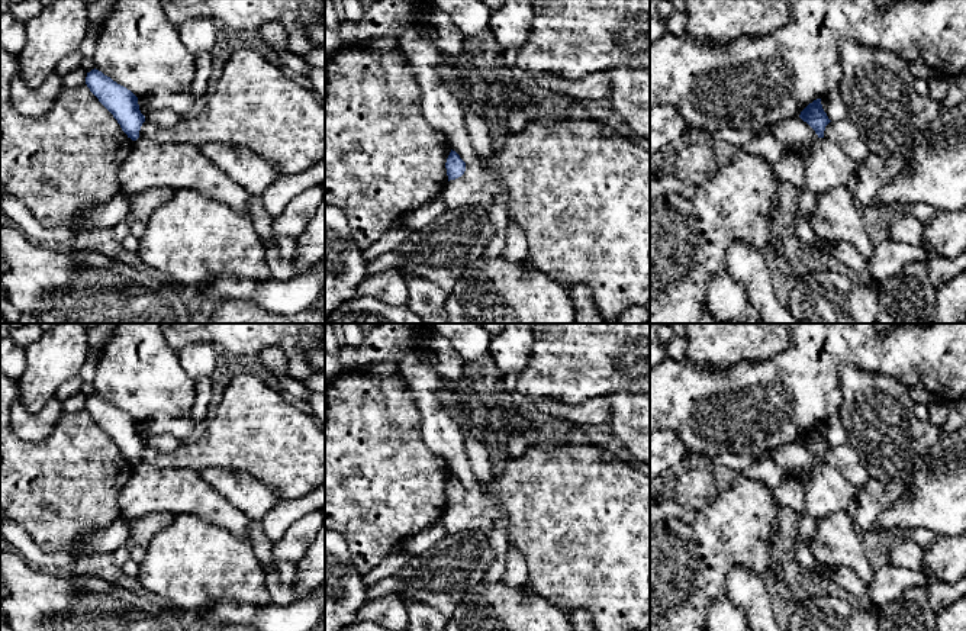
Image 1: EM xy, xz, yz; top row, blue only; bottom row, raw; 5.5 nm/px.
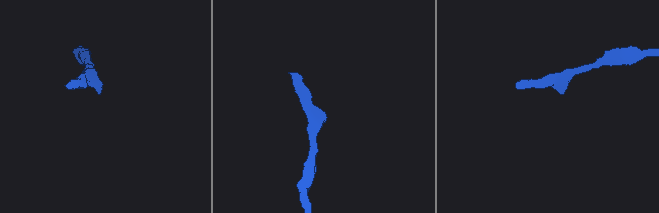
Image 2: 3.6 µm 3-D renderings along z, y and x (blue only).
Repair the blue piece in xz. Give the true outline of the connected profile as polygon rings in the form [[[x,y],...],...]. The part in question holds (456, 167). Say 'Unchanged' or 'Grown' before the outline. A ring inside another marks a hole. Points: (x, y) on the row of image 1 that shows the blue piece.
Unchanged. [[[451,149],[445,162],[445,168],[447,168],[448,181],[455,180],[464,174],[466,162],[460,158],[460,155],[455,151]]]

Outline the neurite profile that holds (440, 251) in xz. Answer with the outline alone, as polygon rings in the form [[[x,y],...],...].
[[[484,207],[448,209],[396,248],[406,255],[397,273],[403,279],[429,280],[450,294],[464,268],[484,255],[493,234]]]

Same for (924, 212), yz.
[[[915,203],[915,205],[908,206],[905,209],[905,213],[915,216],[922,223],[927,223],[938,215],[938,210],[927,203]]]

